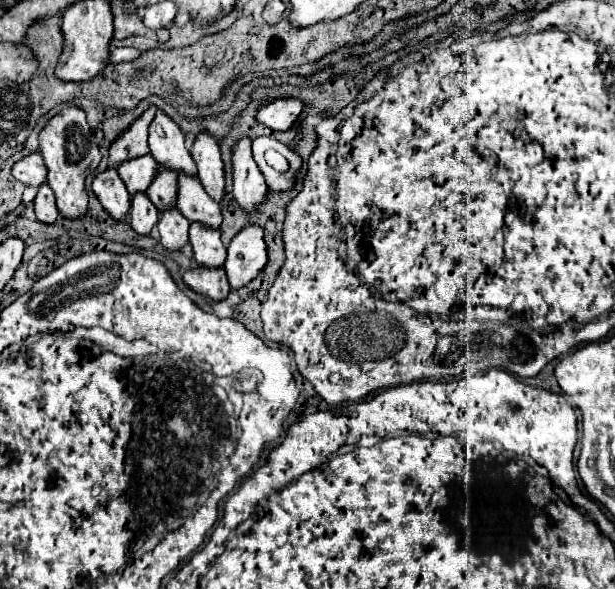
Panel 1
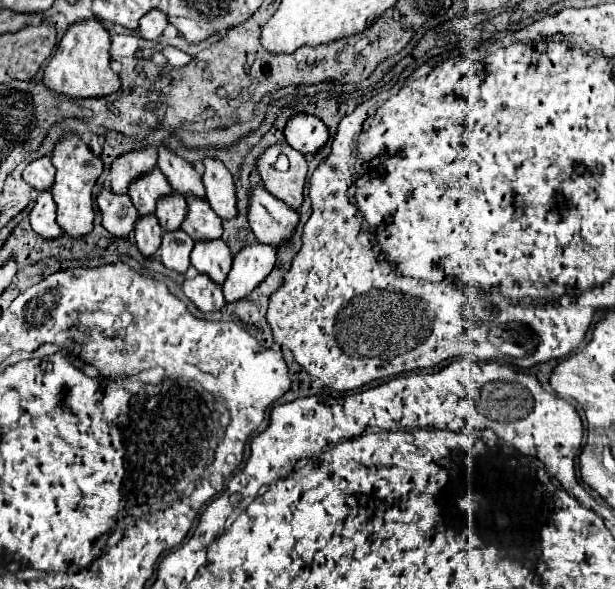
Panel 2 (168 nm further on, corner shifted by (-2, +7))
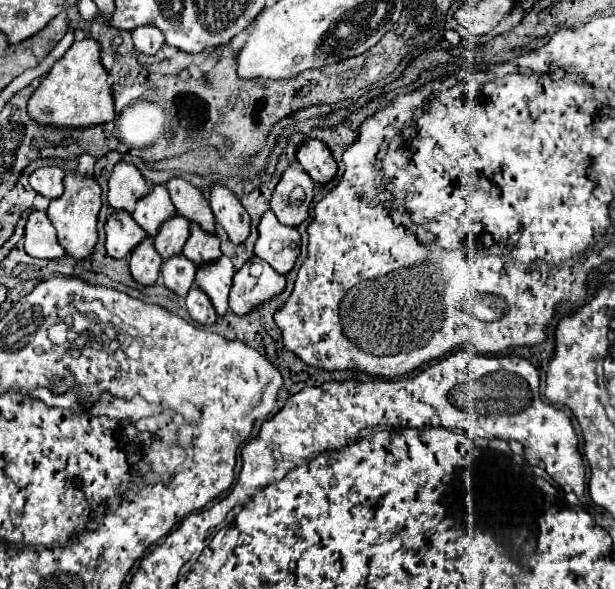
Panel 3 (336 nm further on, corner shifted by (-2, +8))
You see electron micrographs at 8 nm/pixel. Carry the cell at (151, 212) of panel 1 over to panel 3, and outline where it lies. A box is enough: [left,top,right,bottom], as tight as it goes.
[129,237,163,285]

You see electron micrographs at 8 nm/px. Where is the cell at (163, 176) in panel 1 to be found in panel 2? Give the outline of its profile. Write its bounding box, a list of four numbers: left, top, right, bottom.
[155,194,187,232]

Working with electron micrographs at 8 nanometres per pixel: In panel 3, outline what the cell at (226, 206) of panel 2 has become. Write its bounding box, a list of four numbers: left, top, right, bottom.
[209,183,251,243]

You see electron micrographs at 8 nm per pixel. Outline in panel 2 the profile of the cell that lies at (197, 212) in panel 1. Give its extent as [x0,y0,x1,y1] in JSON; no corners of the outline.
[181,198,223,242]

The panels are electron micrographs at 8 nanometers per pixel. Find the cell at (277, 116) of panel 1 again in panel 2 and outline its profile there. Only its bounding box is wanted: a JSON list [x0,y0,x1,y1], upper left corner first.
[285,114,329,156]

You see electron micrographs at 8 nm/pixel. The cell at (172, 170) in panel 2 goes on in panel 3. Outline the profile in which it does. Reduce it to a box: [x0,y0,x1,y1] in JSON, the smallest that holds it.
[167,177,215,233]

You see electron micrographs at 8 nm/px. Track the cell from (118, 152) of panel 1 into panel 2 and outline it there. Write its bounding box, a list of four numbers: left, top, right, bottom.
[109,150,157,194]

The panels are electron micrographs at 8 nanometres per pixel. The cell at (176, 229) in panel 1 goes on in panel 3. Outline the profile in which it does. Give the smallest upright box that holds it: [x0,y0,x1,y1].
[161,253,195,295]

